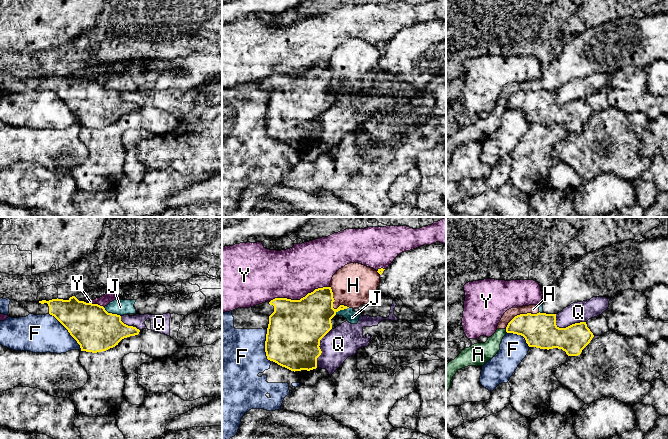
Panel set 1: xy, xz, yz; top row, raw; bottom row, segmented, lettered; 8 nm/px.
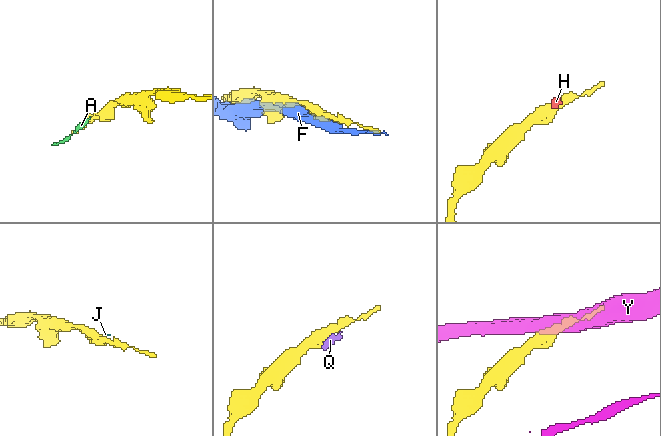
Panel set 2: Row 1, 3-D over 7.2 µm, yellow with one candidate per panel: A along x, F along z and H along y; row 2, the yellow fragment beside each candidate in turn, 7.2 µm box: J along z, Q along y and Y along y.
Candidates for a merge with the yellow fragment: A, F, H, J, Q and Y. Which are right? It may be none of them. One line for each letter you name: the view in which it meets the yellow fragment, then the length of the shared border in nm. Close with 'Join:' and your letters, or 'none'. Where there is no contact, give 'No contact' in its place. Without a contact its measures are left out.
Join: none

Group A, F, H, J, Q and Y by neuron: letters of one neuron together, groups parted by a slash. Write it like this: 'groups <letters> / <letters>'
groups A H J / F / Q / Y

